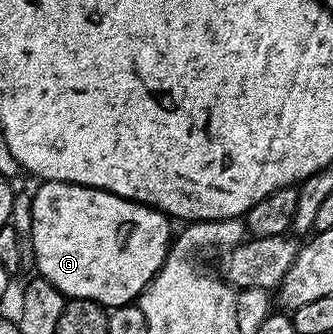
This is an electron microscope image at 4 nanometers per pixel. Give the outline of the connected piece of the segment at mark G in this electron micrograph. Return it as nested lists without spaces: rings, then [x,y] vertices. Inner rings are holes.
[[[46,180],[32,193],[31,238],[34,239],[36,275],[42,276],[66,298],[94,300],[106,309],[132,304],[155,278],[171,247],[170,217],[157,208],[125,200],[98,188],[68,184],[66,180]]]

